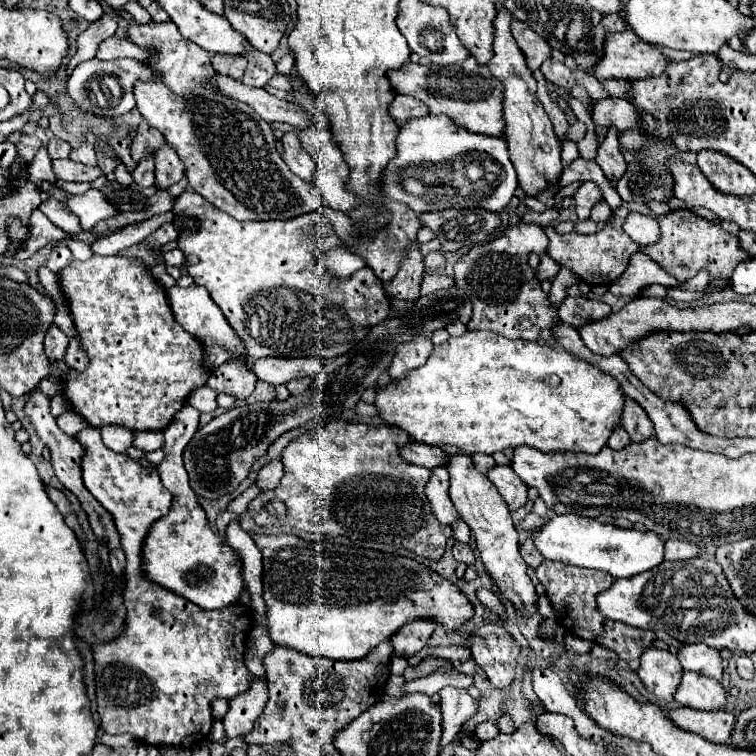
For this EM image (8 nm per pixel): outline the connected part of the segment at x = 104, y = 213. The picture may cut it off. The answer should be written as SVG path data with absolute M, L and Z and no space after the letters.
M97 188L87 190L83 196L67 194L67 198L63 202L65 202L67 210L77 214L79 224L81 224L81 232L89 232L97 222L107 220L107 218L115 218L117 214L121 214L113 204L107 202L107 198Z

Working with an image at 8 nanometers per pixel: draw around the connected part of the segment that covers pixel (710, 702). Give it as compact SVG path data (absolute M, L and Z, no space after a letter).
M683 672L681 686L675 696L677 704L693 710L723 710L727 706L725 688L721 682L701 676L697 672Z

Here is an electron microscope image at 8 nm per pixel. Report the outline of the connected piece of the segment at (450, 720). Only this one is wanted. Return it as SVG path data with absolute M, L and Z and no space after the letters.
M451 686L443 688L439 696L441 696L441 712L443 712L443 736L441 736L441 748L443 748L455 738L461 724L477 712L477 702L473 696L469 696L469 692L455 690Z

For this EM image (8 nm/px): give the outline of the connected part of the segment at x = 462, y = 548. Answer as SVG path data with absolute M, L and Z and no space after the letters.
M455 542L455 546L453 546L453 556L455 556L455 560L465 562L467 566L473 564L473 560L475 560L473 550L471 550L467 544L461 544L461 542Z

